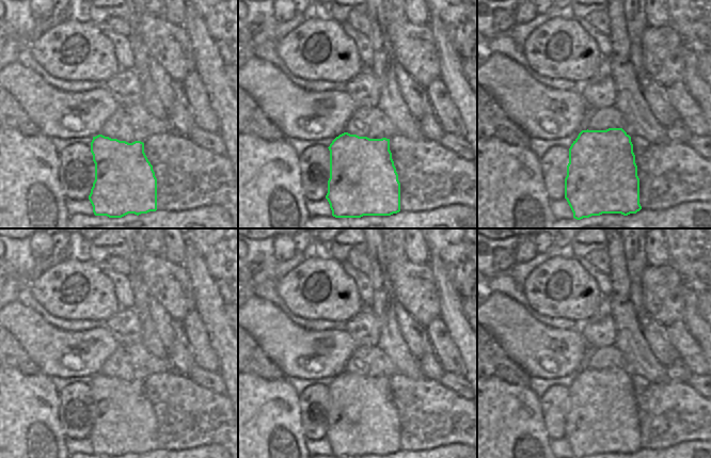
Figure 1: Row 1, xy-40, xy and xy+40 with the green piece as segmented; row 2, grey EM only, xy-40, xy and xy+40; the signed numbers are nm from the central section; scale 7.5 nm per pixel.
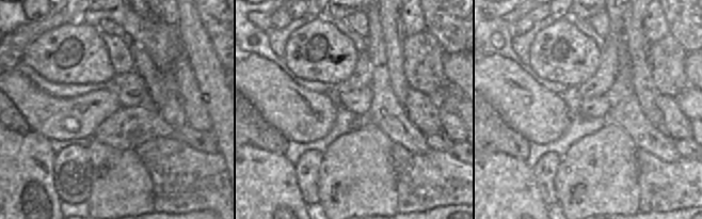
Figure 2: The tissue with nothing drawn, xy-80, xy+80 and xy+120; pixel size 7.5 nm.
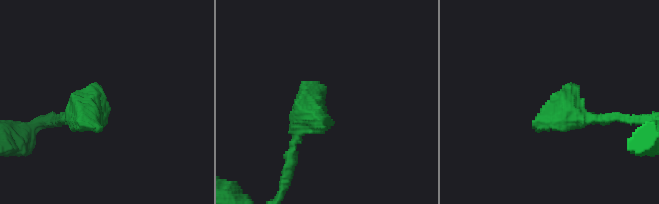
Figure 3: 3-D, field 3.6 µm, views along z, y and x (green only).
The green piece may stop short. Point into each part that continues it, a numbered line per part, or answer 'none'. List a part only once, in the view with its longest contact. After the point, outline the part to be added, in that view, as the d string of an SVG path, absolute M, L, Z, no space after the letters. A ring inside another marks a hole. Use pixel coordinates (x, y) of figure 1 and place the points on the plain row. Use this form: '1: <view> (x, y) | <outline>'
none

